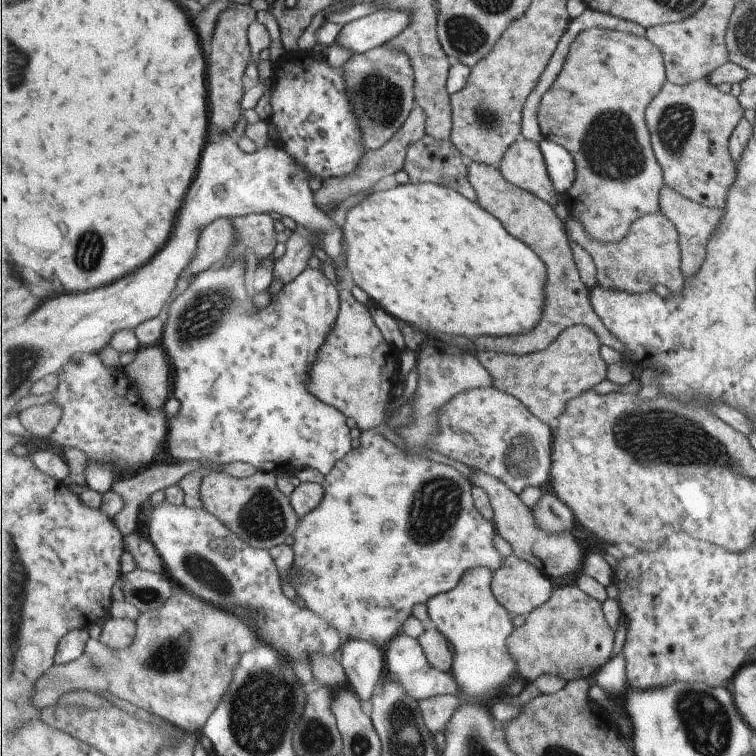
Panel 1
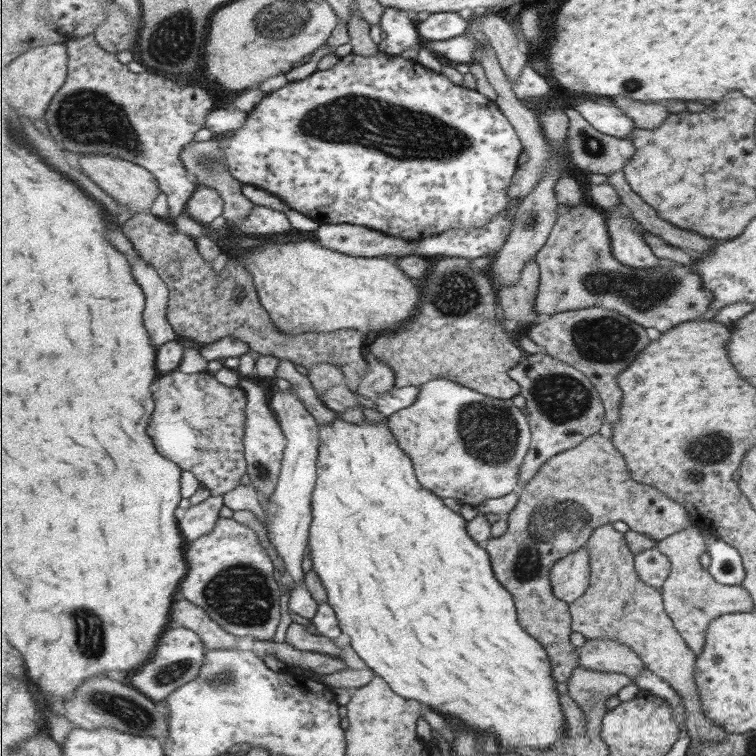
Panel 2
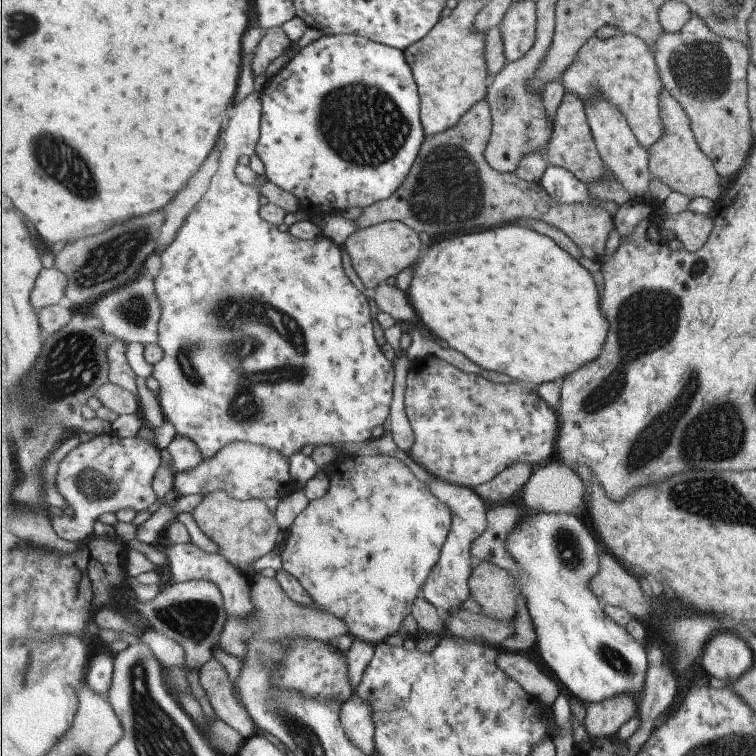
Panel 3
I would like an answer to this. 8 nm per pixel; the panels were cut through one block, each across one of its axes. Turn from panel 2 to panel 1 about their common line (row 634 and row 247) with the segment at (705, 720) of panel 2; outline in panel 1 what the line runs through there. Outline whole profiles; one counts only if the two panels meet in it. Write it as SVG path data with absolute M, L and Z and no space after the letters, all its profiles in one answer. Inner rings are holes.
M662 212L641 217L631 224L631 232L618 243L600 243L585 230L582 222L570 214L566 224L571 239L578 242L595 259L598 266L598 284L629 291L646 293L658 284L665 285L671 294L679 294L684 287L682 246L675 223Z

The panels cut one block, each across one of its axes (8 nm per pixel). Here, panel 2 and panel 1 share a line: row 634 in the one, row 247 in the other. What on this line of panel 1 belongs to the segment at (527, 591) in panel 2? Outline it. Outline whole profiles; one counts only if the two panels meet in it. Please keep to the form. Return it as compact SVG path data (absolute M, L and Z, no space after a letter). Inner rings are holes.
M469 161L468 177L478 194L478 203L494 214L512 235L532 246L547 263L550 282L546 287L546 314L538 328L519 337L475 337L474 348L478 351L493 351L508 355L525 356L547 350L558 337L573 325L585 325L594 330L603 345L613 347L621 354L623 360L629 361L627 347L605 326L602 318L593 309L591 290L584 283L580 270L577 270L573 250L565 223L557 216L555 209L546 200L539 198L531 191L525 190L502 173L500 167L482 162Z

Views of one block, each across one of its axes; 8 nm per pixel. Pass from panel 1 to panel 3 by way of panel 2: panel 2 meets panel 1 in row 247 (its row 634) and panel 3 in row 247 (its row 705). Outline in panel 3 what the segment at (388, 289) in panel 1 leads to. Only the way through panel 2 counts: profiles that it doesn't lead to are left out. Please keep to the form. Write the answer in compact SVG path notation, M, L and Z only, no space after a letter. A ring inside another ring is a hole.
M511 223L492 229L483 229L475 234L452 235L453 238L443 237L431 242L428 248L422 250L419 260L415 262L415 272L407 289L408 296L415 306L418 319L431 330L435 339L445 340L449 347L461 352L472 362L477 362L481 368L495 370L510 376L513 381L521 381L529 387L538 388L541 385L554 382L557 378L563 379L583 366L591 364L602 353L607 335L609 334L609 320L605 318L602 308L602 297L599 296L599 288L587 268L583 268L578 260L565 252L555 240L541 234L524 224Z

